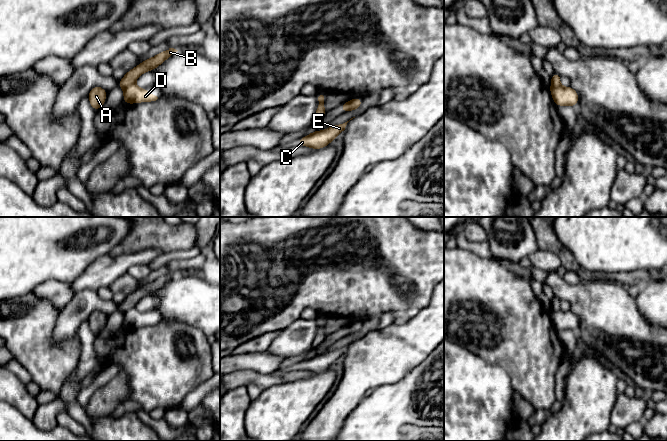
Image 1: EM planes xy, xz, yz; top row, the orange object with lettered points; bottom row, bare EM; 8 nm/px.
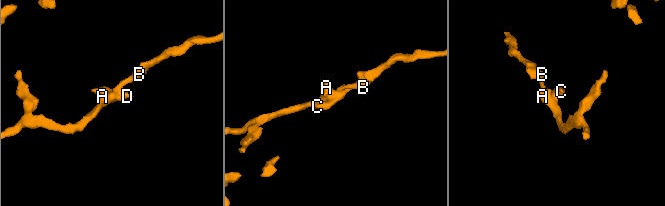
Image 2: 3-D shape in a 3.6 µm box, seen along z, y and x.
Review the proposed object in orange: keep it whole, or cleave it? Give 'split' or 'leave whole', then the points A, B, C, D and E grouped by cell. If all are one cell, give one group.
split; groups A C D E / B

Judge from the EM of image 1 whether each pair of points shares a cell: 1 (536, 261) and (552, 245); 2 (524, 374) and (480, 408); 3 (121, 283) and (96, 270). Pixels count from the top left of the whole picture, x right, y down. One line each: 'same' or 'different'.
1: different
2: different
3: different

